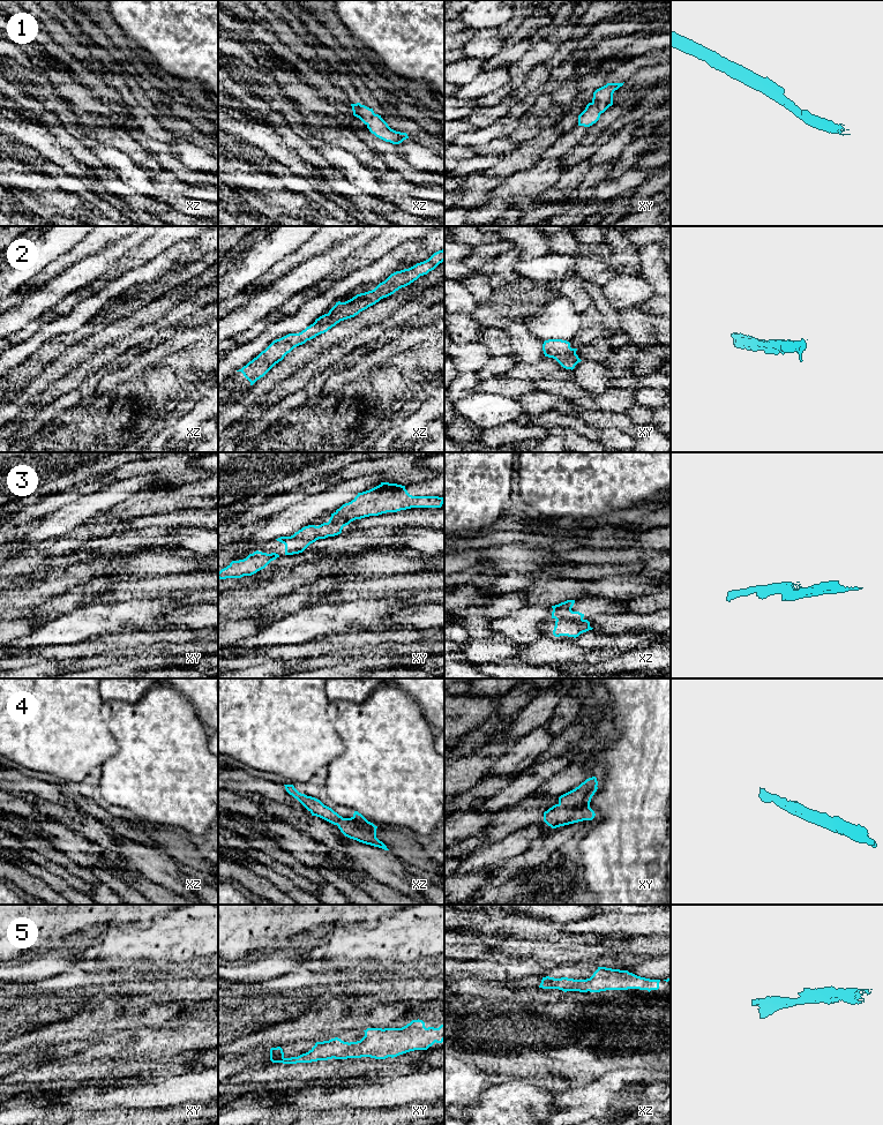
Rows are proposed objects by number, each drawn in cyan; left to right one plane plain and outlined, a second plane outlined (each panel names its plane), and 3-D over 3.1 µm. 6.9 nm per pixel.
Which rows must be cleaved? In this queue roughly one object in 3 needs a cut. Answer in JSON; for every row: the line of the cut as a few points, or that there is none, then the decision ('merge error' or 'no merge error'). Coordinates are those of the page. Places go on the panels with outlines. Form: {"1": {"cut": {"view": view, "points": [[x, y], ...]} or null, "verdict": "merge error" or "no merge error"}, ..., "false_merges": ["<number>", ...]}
{"1": {"cut": null, "verdict": "no merge error"}, "2": {"cut": null, "verdict": "no merge error"}, "3": {"cut": {"view": "xy", "points": [[354, 518], [336, 518], [329, 522]]}, "verdict": "merge error"}, "4": {"cut": null, "verdict": "no merge error"}, "5": {"cut": null, "verdict": "no merge error"}, "false_merges": ["3"]}

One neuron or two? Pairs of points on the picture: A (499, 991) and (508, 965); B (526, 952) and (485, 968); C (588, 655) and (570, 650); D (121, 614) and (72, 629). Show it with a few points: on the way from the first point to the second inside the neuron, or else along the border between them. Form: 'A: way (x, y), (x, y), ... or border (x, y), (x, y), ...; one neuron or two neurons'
A: border (488, 980), (507, 981); two neurons
B: border (493, 952), (511, 957), (530, 957), (536, 960); two neurons
C: way (583, 655), (575, 654); one neuron
D: way (109, 622), (84, 623); one neuron

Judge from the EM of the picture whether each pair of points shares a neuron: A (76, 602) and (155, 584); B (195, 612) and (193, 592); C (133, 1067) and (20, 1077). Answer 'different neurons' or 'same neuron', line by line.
A: same neuron
B: different neurons
C: same neuron

